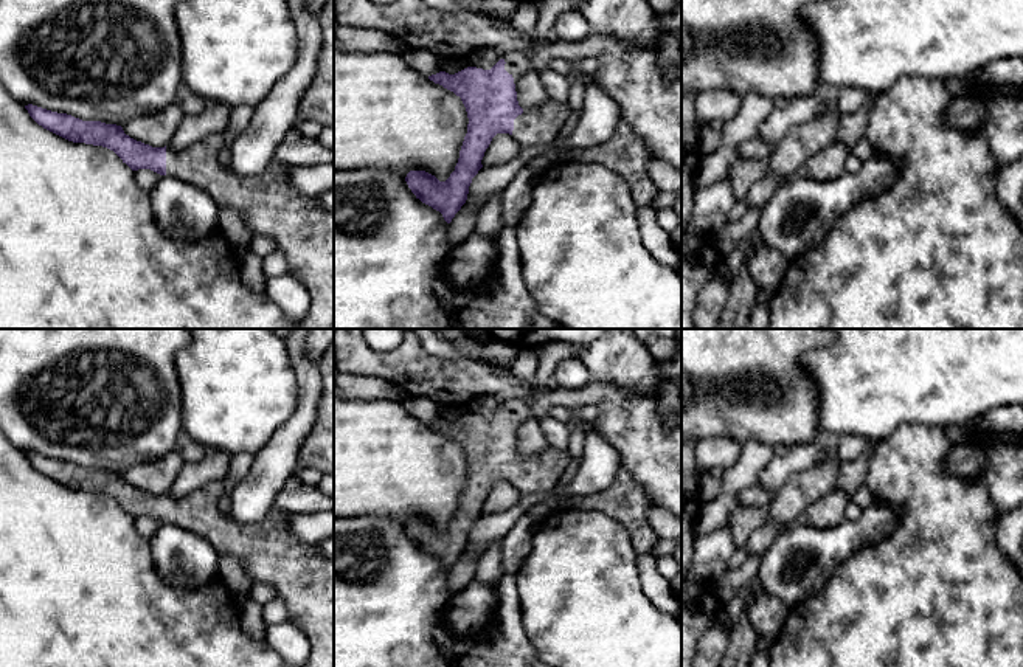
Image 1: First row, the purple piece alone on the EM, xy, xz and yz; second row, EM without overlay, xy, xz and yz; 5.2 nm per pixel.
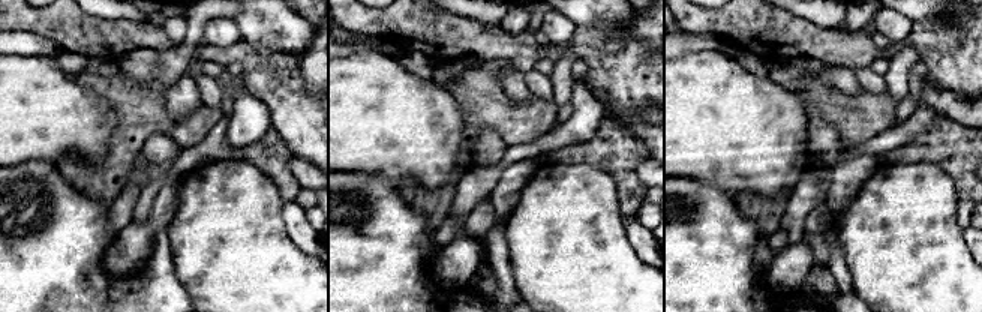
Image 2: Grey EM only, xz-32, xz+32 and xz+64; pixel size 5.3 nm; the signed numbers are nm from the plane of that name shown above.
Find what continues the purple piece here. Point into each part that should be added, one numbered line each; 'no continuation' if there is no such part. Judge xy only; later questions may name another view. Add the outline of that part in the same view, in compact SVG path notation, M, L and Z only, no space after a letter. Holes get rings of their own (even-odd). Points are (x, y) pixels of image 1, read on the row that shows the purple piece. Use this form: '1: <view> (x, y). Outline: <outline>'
1: xy (303, 228). Outline: M219 133L208 135L182 150L166 146L166 175L203 189L217 206L238 211L253 234L273 239L287 261L287 273L310 295L310 307L298 320L300 329L334 329L334 214L320 203L318 195L301 195L289 185L290 166L273 158L261 174L242 177L220 164L217 158L220 146Z

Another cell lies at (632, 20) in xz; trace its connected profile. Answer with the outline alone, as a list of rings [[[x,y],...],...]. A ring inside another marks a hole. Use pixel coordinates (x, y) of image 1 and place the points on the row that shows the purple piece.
[[[579,0],[579,11],[591,31],[636,43],[660,42],[658,14],[646,0]]]

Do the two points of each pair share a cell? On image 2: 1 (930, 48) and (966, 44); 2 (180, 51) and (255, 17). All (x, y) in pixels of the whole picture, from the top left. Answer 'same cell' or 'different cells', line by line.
1: same cell
2: different cells

